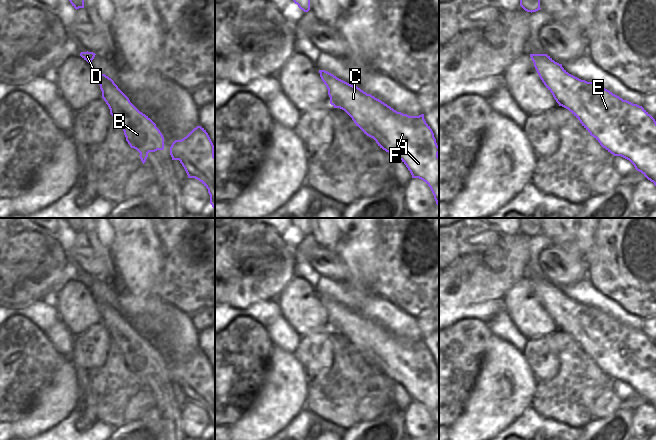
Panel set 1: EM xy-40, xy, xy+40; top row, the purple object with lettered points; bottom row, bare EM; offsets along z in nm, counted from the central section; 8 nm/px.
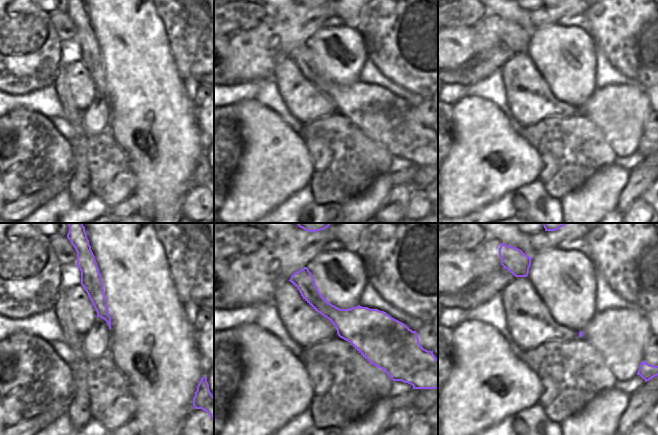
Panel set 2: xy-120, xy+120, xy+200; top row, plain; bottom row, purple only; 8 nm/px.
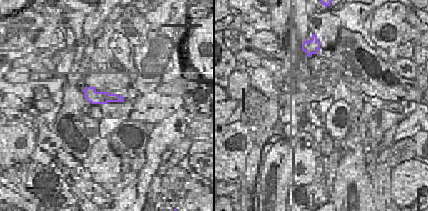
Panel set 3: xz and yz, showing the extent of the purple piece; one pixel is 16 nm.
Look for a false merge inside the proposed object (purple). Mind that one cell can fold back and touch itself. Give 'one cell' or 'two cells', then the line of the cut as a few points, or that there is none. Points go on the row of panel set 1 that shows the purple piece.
two cells | xy-40 (119, 90), (135, 108)

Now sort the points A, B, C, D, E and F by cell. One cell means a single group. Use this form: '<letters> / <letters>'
A C E F / B D

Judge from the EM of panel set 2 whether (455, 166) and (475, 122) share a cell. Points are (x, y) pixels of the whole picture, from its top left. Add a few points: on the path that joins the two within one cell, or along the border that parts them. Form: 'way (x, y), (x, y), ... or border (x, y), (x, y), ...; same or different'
way (466, 155), (475, 146), (475, 133); same

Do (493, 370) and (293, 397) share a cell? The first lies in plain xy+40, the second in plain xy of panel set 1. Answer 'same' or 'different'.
same

